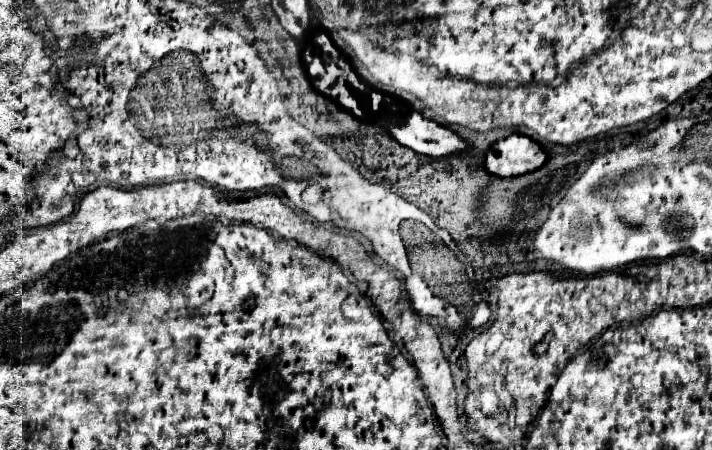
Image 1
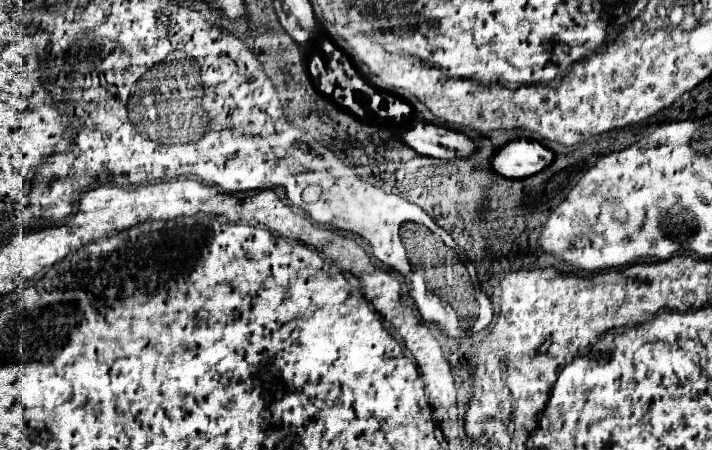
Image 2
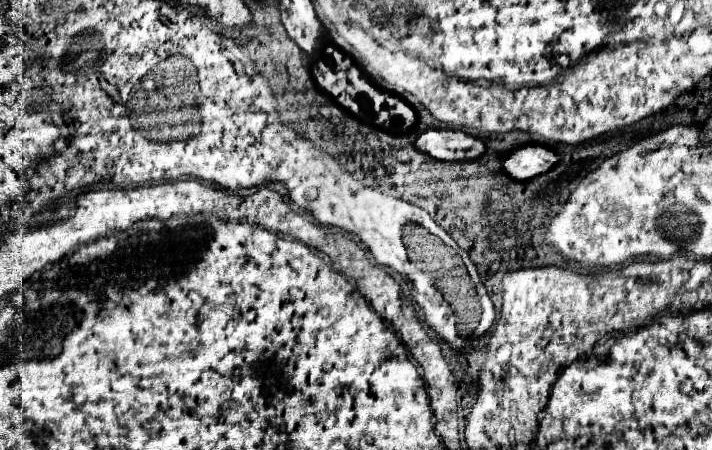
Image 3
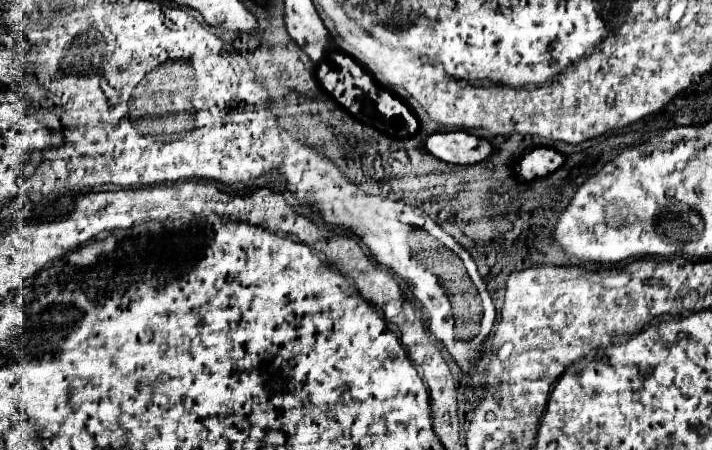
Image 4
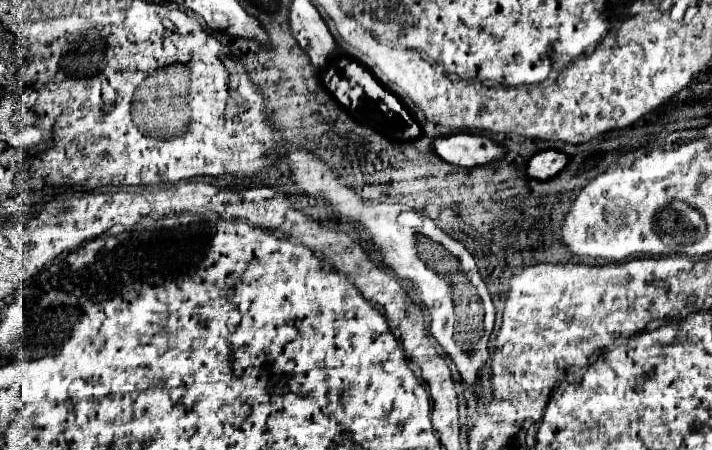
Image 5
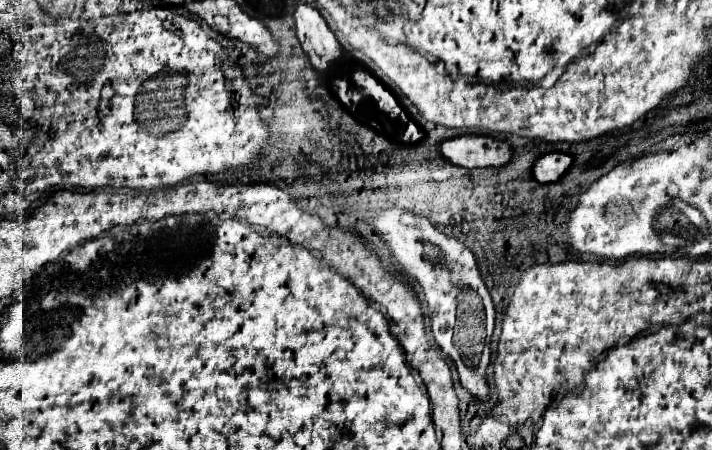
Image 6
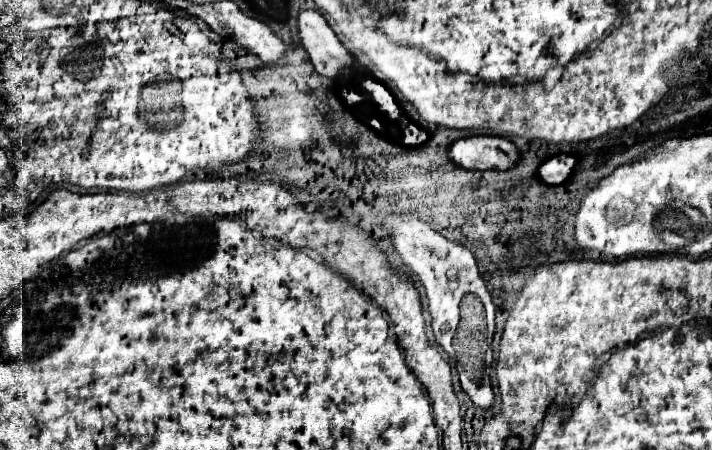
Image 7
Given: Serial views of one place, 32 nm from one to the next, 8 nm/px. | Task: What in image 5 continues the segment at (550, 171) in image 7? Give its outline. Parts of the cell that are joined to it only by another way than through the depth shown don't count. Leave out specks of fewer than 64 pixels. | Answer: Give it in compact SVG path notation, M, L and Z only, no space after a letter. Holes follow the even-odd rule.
M542 150L542 152L532 154L524 162L524 174L528 178L548 180L548 176L556 176L556 172L560 172L560 168L564 168L566 162L568 162L566 154L558 150Z

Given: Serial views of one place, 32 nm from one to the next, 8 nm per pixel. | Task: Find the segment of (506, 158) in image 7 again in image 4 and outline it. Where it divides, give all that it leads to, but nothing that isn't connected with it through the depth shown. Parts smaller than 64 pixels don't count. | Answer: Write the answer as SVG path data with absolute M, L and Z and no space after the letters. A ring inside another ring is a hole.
M464 130L426 134L424 148L438 160L450 164L476 164L492 154L488 140L472 136Z

